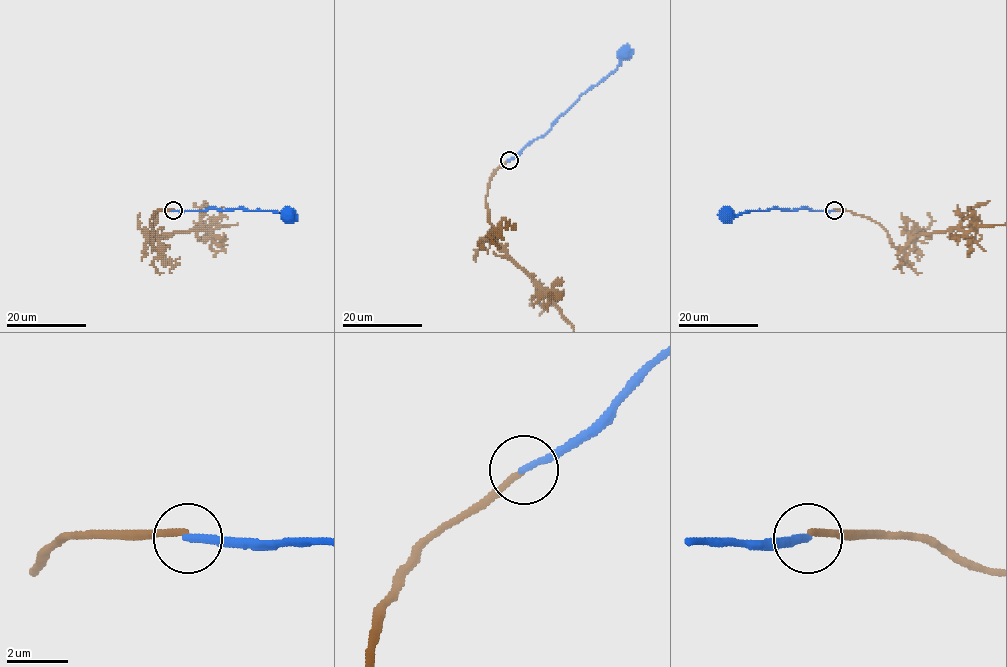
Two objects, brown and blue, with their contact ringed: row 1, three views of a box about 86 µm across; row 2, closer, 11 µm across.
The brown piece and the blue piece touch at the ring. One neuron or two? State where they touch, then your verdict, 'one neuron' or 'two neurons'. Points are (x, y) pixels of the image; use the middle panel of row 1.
place (509, 160); two neurons

